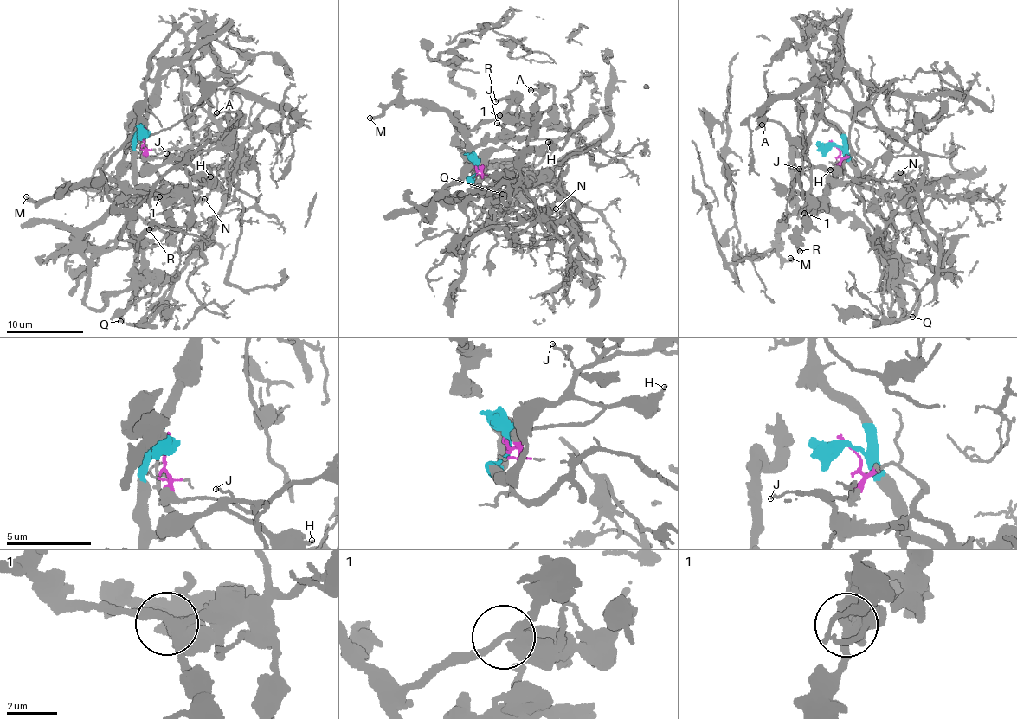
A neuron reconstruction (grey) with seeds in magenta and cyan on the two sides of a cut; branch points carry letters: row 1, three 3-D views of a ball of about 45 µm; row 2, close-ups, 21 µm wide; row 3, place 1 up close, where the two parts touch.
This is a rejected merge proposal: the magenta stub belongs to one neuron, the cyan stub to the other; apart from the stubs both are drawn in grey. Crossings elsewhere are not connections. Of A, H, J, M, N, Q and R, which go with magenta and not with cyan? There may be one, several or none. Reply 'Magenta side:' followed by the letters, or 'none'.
Magenta side: M, R

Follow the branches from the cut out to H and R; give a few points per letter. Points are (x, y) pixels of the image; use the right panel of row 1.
H: (834, 144), (840, 146), (853, 168), (854, 179), (838, 181), (826, 170), (834, 168), (830, 170)
R: (834, 144), (842, 158), (857, 155), (868, 163), (857, 189), (862, 196), (852, 212), (807, 211), (800, 251)

